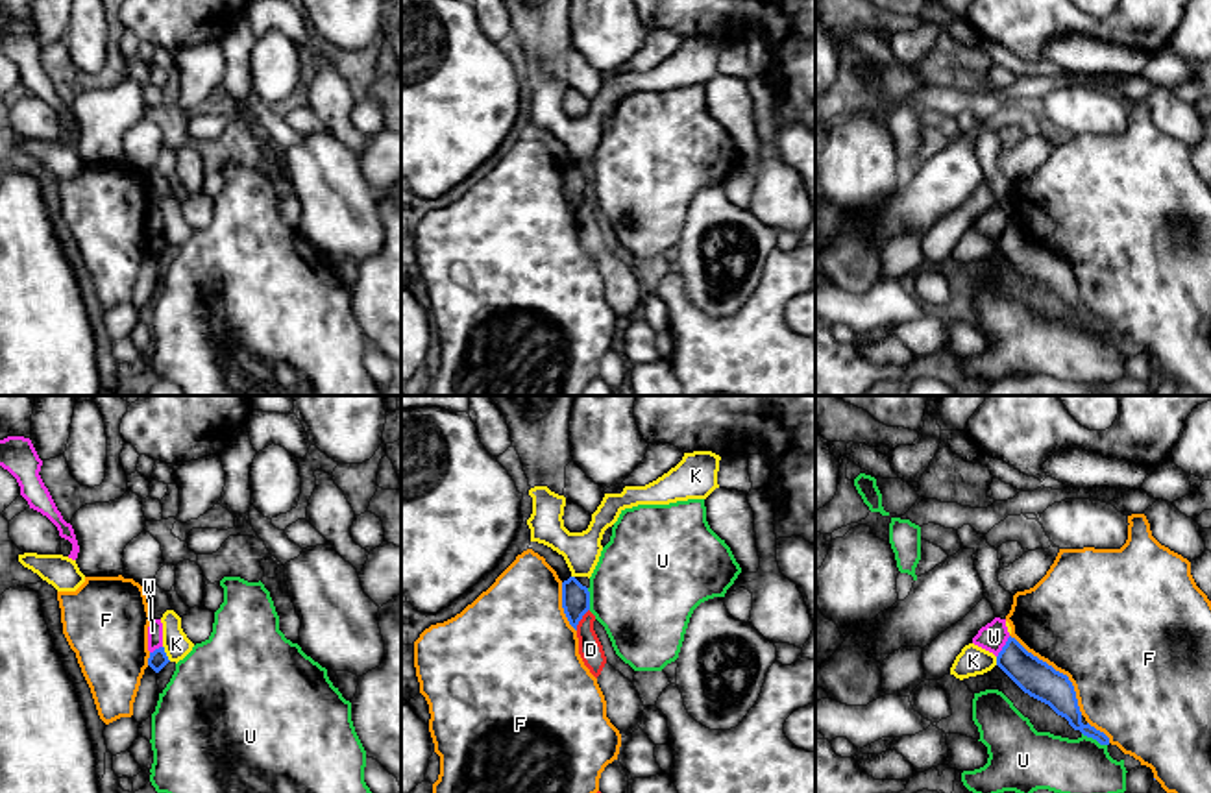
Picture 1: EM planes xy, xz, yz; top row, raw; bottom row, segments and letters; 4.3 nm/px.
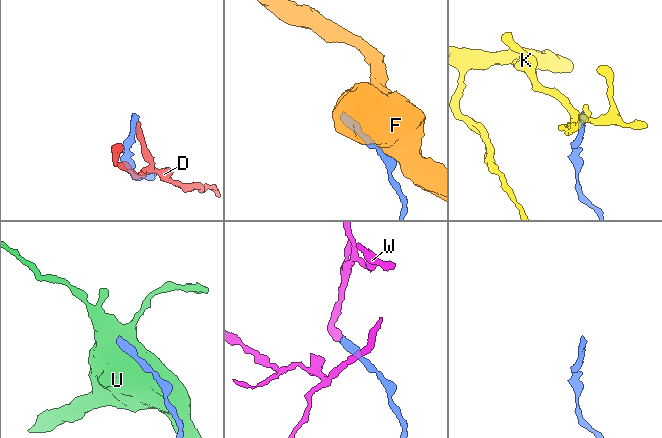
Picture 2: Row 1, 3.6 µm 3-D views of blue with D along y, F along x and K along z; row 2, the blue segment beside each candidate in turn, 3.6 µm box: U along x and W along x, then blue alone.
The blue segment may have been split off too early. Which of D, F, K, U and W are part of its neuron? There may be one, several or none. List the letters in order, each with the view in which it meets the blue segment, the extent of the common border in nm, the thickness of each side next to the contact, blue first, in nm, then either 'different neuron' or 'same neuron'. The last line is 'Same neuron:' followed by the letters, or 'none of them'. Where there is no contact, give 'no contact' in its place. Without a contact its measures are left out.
D: contact in xz; length 110 nm; calibres 130 and 110 nm; different neuron
F: contact in yz; length 480 nm; calibres 160 and 500 nm; different neuron
K: contact in xy; length 80 nm; calibres 80 and 120 nm; different neuron
U: contact in yz; length 130 nm; calibres 140 and 260 nm; different neuron
W: contact in yz; length 110 nm; calibres 160 and 120 nm; different neuron
Same neuron: none of them

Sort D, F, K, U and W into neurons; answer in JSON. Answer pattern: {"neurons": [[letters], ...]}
{"neurons": [["D"], ["F"], ["K"], ["U"], ["W"]]}

